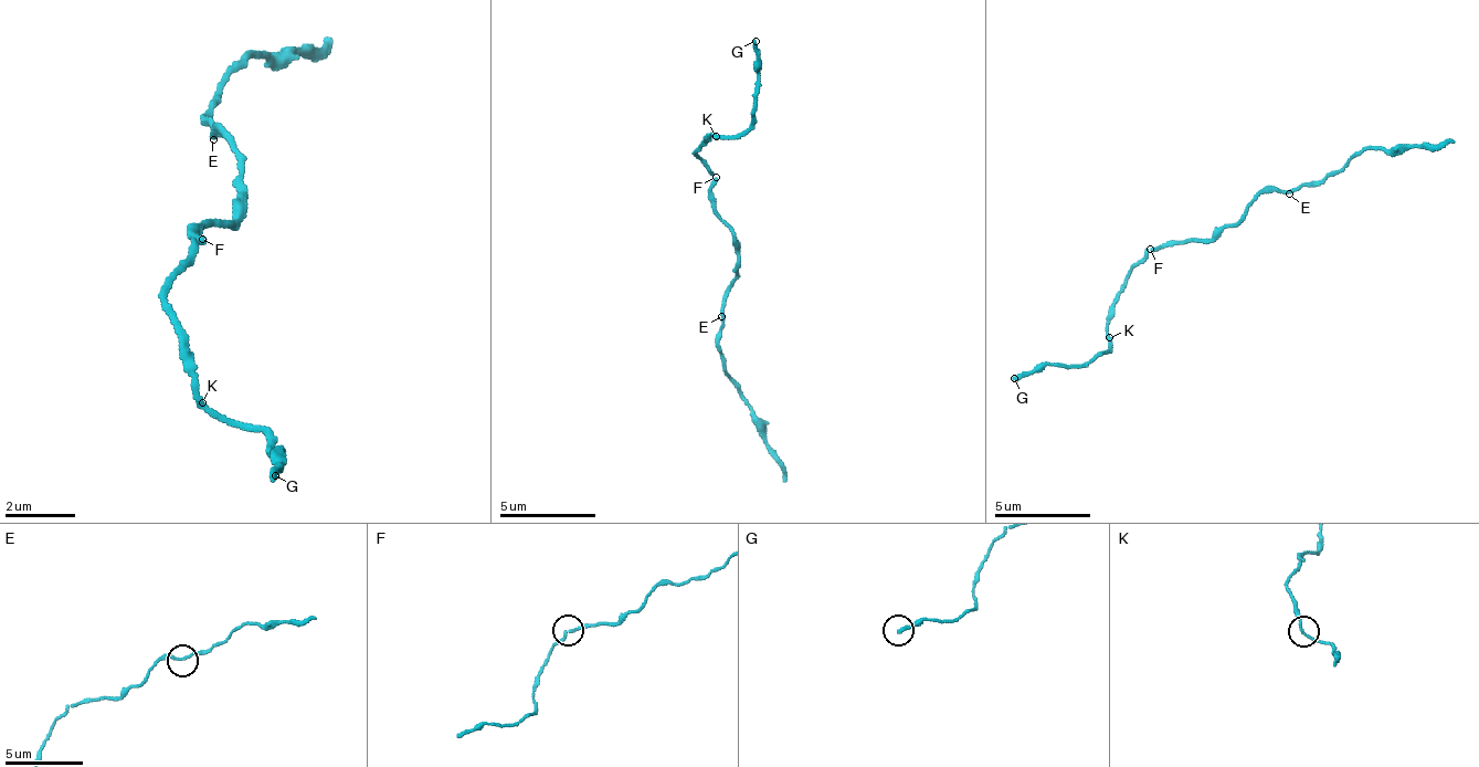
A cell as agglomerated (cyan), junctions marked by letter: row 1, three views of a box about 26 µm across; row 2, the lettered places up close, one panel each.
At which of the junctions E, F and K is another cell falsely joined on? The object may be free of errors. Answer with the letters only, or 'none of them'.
none of them

